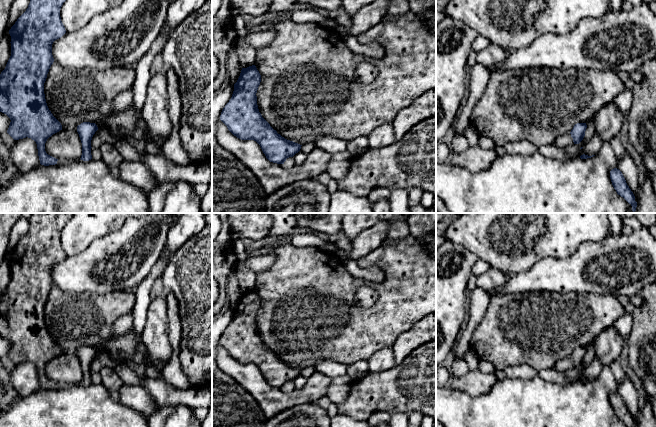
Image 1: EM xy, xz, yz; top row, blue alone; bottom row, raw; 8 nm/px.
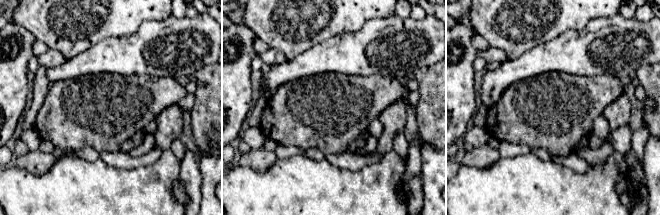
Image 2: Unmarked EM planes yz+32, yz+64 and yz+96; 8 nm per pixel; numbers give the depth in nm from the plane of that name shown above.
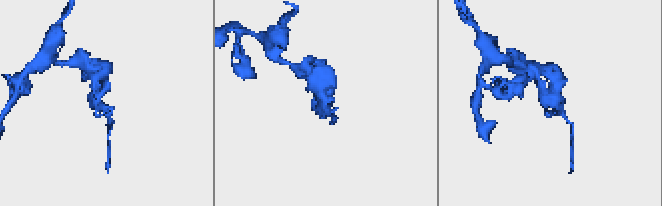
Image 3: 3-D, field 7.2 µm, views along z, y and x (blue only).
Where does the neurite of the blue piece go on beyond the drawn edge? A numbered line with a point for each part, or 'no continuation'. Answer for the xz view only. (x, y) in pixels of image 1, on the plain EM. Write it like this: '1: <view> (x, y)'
no continuation

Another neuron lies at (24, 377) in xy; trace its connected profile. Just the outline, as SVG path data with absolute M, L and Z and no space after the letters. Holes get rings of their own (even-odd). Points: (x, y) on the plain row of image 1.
M31 362L15 364L9 372L12 385L16 389L19 398L27 397L41 389L37 368Z

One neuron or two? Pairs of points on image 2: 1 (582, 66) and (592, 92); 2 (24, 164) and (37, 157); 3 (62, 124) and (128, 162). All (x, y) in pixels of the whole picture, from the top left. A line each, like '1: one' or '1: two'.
1: two
2: one
3: two

